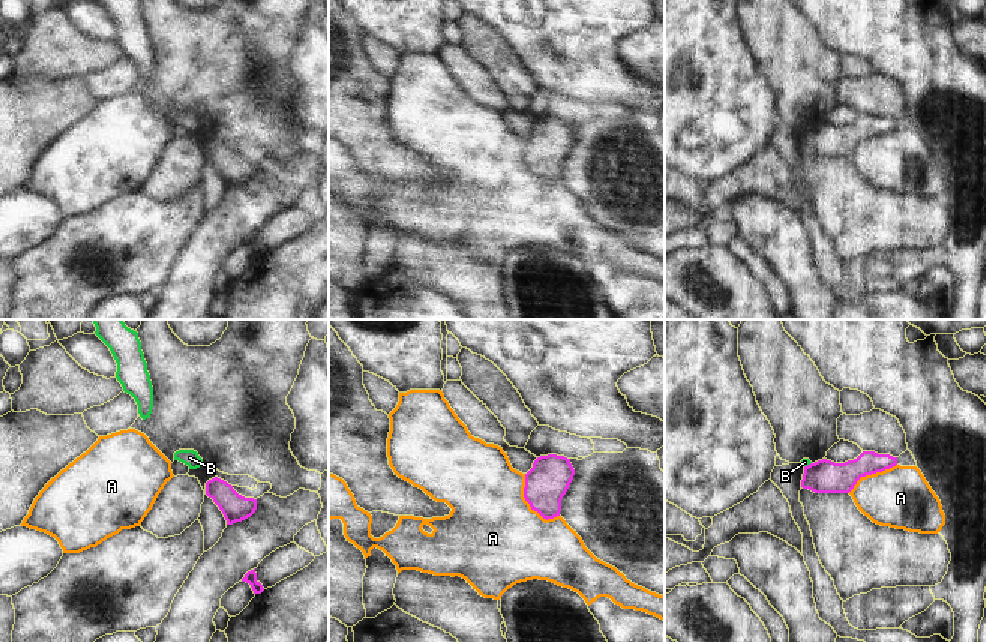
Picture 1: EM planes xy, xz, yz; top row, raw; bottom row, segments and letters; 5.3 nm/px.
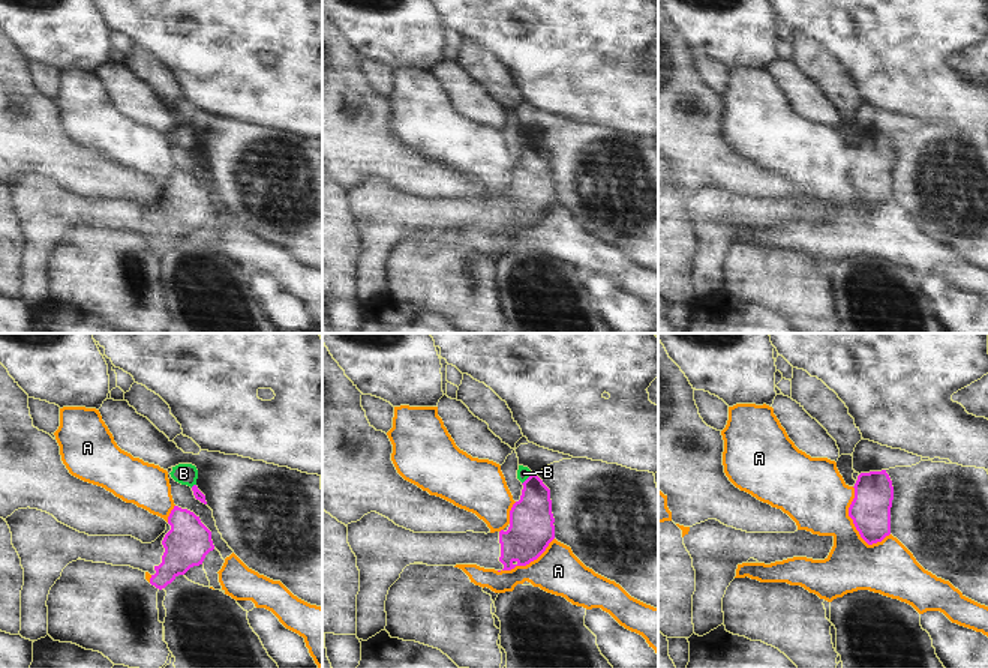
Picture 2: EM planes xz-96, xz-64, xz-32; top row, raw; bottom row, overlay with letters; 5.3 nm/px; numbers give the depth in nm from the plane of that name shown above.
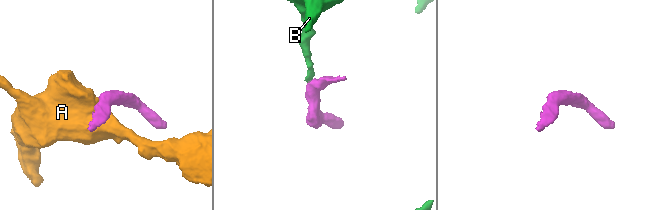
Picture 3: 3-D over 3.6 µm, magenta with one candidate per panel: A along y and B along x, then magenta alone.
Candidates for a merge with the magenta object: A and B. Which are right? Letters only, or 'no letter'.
no letter

